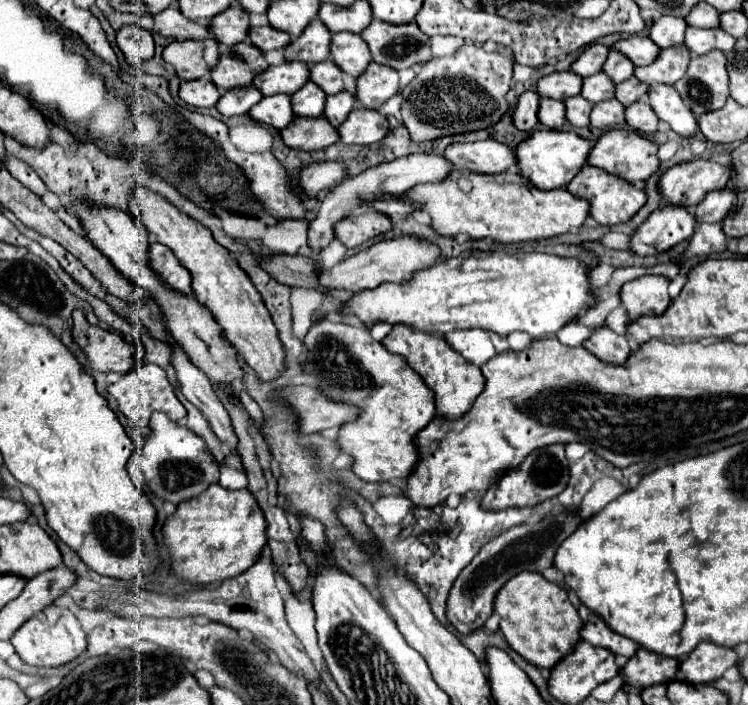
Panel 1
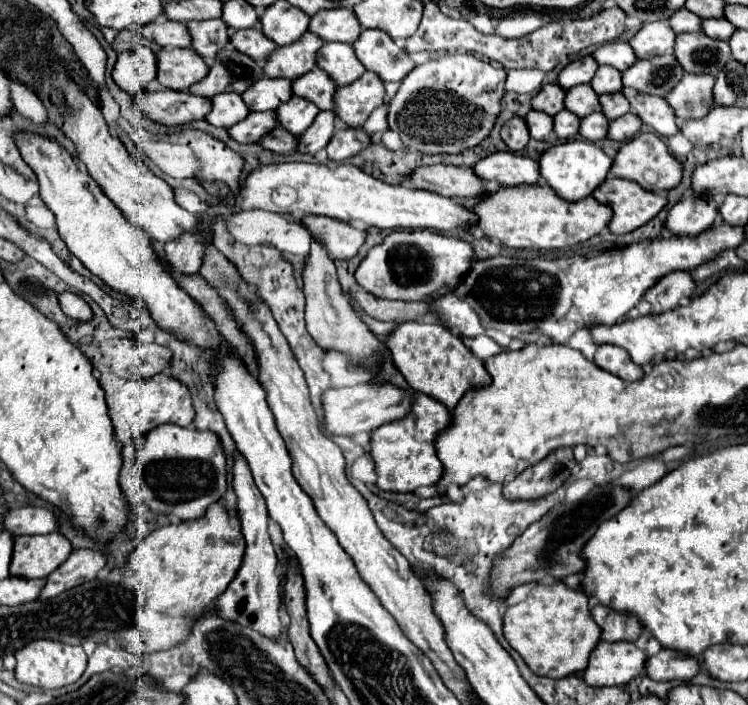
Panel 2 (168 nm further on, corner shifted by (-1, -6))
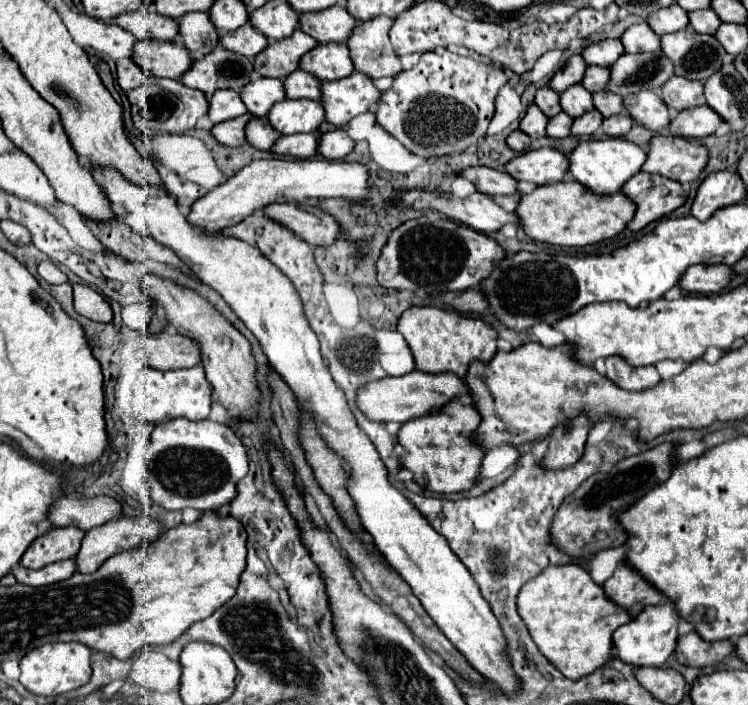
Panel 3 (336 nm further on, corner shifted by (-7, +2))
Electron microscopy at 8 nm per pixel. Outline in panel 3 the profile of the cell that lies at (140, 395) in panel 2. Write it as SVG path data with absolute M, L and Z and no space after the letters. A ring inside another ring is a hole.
M148 368L144 374L144 380L136 384L136 392L132 398L132 410L138 418L144 418L148 422L168 422L174 418L188 418L188 420L204 420L210 414L212 406L212 386L206 380L204 368L182 368L182 370L154 370Z

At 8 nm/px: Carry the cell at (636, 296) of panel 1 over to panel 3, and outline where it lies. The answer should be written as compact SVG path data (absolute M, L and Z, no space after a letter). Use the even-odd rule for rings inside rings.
M694 264L684 272L684 278L680 278L678 286L688 292L700 292L700 294L716 294L722 292L730 280L732 280L732 266L700 266Z

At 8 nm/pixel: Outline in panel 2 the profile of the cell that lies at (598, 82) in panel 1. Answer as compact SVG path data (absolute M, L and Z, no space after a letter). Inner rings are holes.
M582 84L582 86L570 88L568 94L566 94L566 108L572 110L574 114L578 114L580 118L602 110L598 94L592 90L590 84Z

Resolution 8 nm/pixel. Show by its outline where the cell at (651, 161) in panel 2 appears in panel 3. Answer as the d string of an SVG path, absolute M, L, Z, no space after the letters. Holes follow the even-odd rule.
M654 136L648 144L648 160L642 170L690 184L708 164L708 148L686 138Z

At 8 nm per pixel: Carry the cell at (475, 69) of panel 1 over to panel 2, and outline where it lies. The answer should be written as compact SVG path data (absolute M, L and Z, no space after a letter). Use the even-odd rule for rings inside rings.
M434 52L436 56L426 64L416 64L414 70L402 80L400 90L390 100L390 112L388 122L390 130L400 134L402 144L408 148L414 148L422 154L456 154L464 148L472 148L480 144L494 128L494 118L500 112L502 96L504 96L504 82L506 82L506 70L500 66L490 64L492 61L484 54L478 52Z

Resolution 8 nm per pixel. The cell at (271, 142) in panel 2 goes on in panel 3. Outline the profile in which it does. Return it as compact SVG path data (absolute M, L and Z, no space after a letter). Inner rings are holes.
M264 116L264 118L252 118L252 120L246 124L244 132L246 132L248 144L254 146L254 148L258 148L258 150L268 150L268 148L272 148L272 144L274 144L276 138L280 136L280 134L276 134L276 132L272 130L272 126L268 126L268 118L266 118L266 116Z

